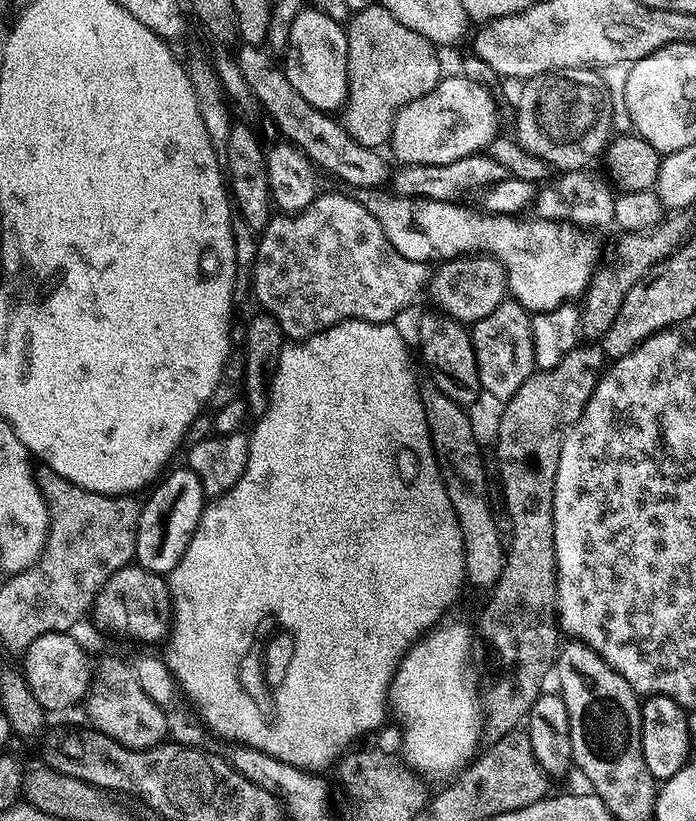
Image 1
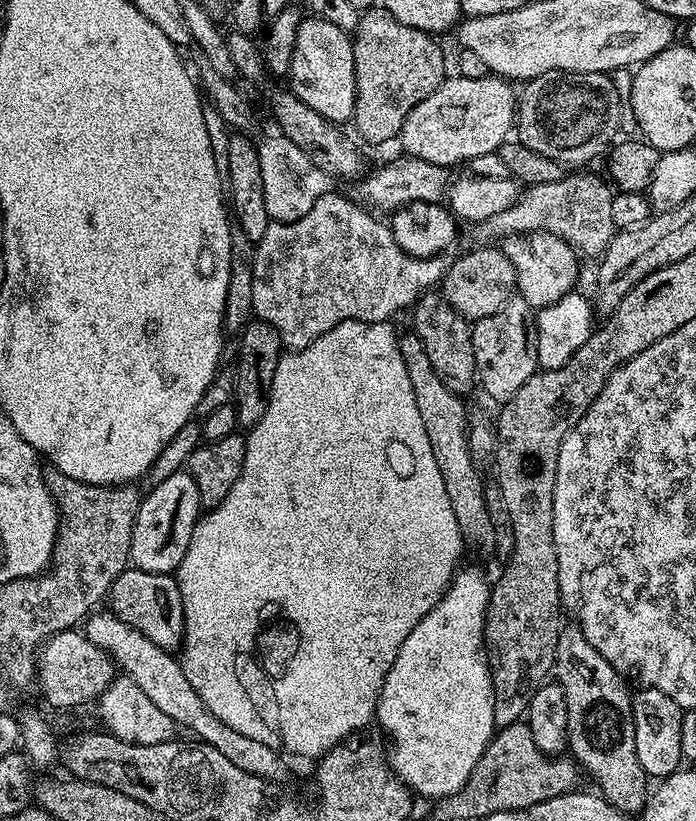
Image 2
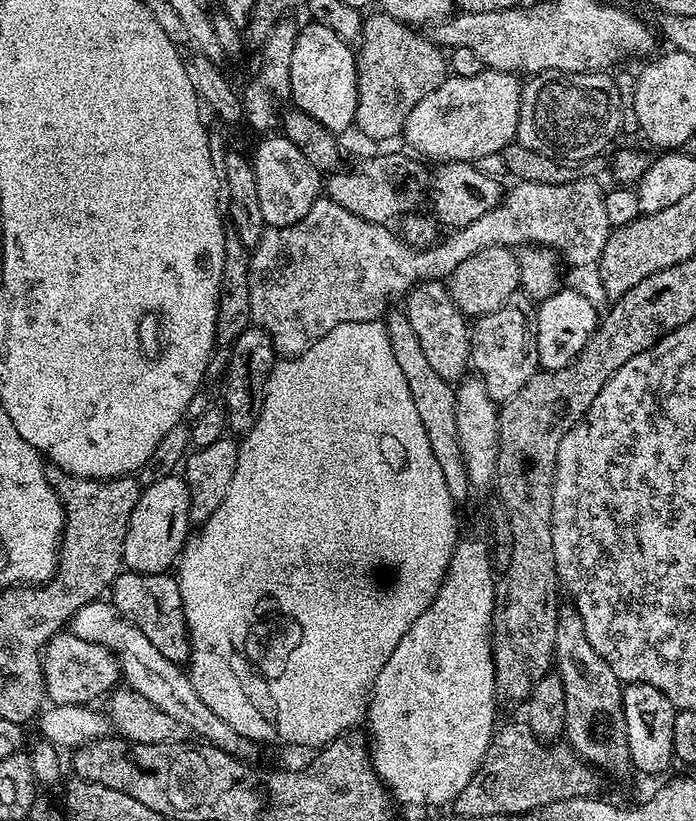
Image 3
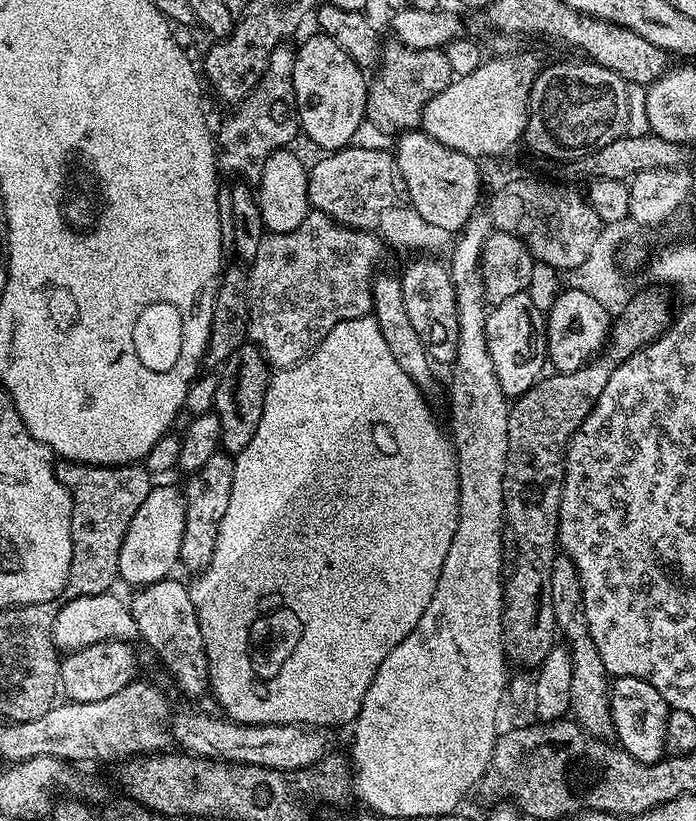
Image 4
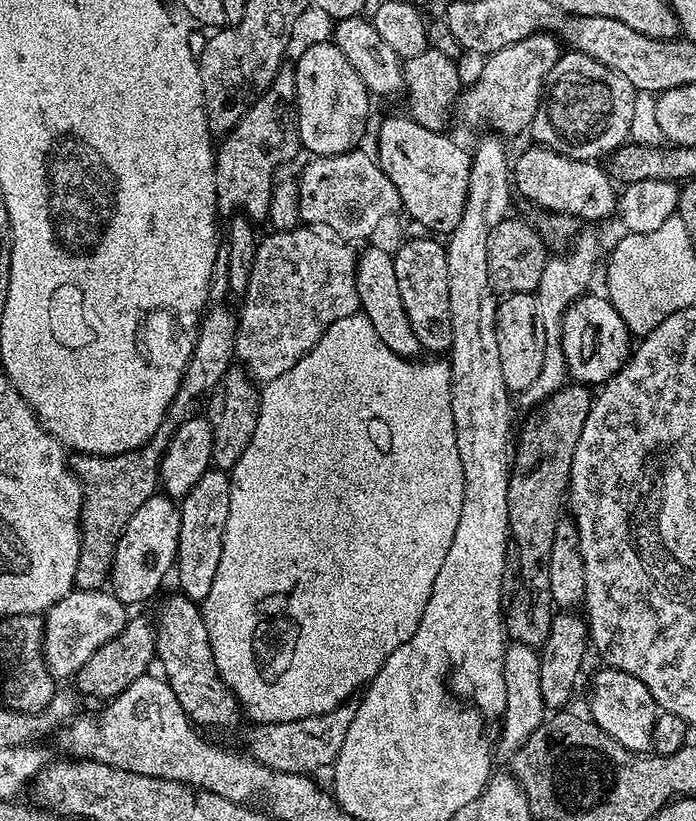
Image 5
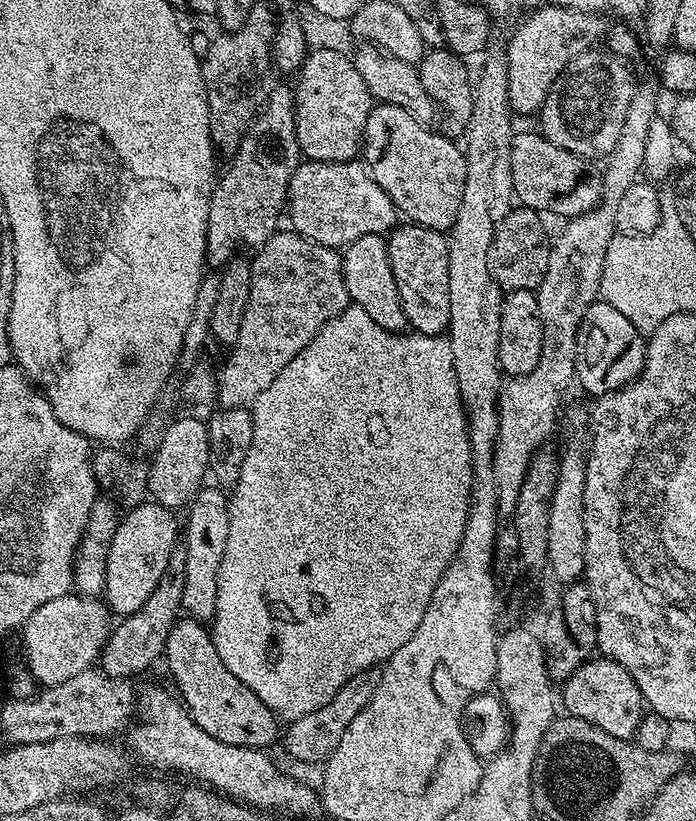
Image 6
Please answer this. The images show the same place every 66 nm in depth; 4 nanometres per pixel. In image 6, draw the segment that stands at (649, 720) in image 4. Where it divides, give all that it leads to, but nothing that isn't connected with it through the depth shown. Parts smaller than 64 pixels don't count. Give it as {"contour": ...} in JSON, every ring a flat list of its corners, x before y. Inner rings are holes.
{"contour":[[607,658,590,659,574,670,571,678,563,681,562,688,562,708,567,715,582,718,614,738,632,740,635,737,646,705,634,678,630,678,628,671,618,666,618,662]]}

